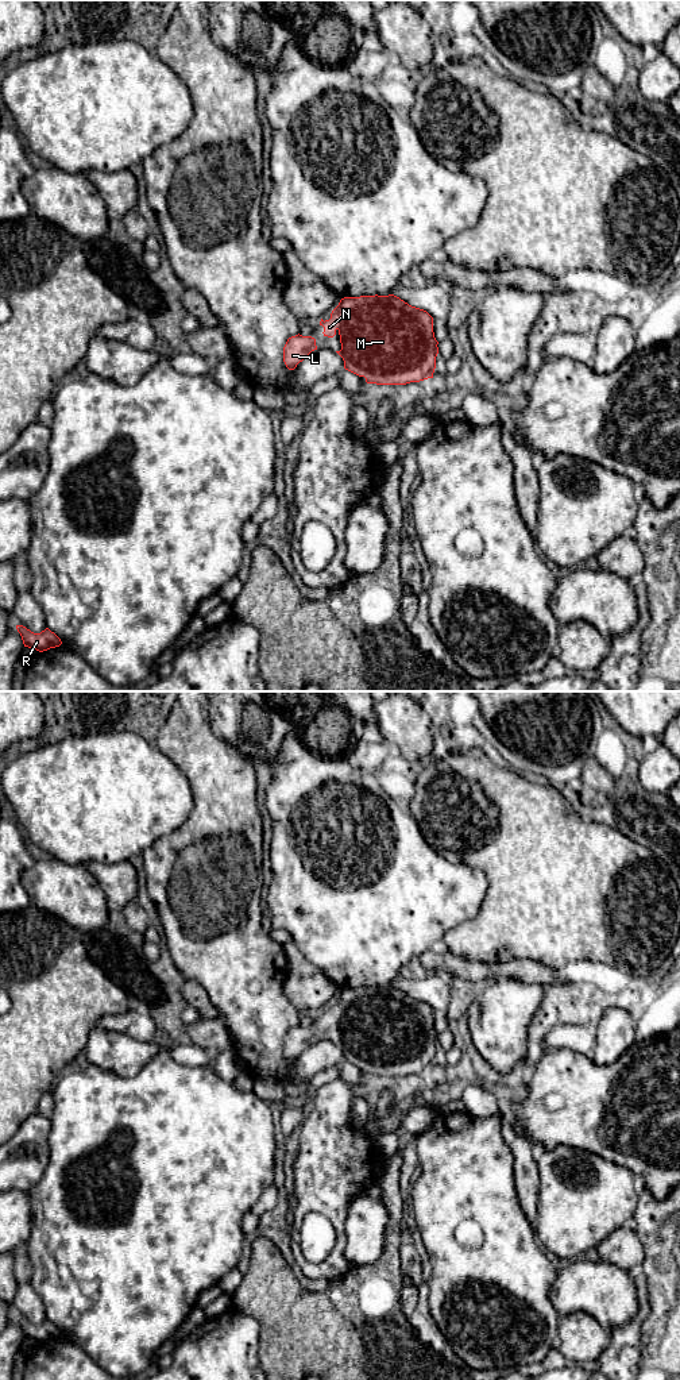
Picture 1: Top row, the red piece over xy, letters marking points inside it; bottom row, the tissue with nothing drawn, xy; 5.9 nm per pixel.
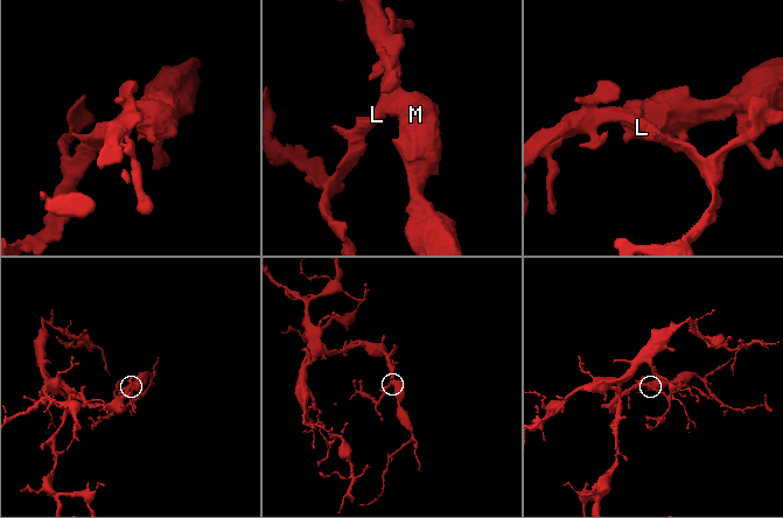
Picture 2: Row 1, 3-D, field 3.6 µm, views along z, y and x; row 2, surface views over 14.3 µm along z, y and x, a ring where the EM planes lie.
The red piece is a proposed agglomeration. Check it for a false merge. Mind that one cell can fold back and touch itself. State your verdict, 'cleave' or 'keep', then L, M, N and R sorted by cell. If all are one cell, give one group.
keep; L M N R

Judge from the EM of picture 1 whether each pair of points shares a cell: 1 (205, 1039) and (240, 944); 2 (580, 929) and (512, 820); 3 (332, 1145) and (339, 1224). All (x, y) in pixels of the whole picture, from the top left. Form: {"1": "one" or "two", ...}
{"1": "two", "2": "one", "3": "one"}

